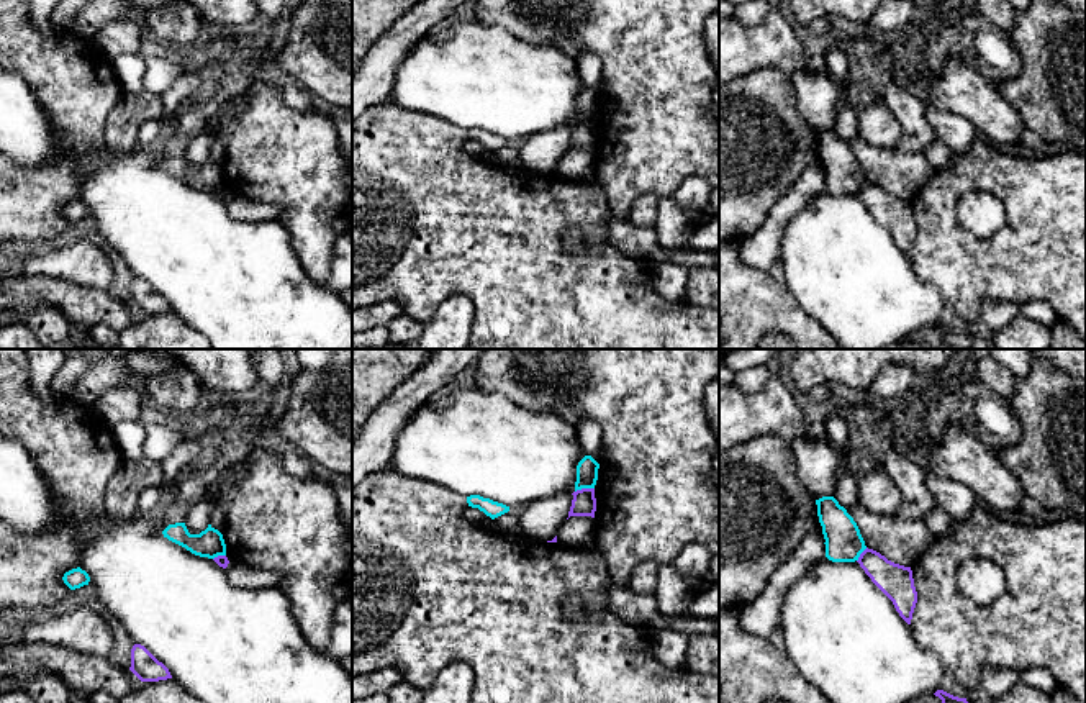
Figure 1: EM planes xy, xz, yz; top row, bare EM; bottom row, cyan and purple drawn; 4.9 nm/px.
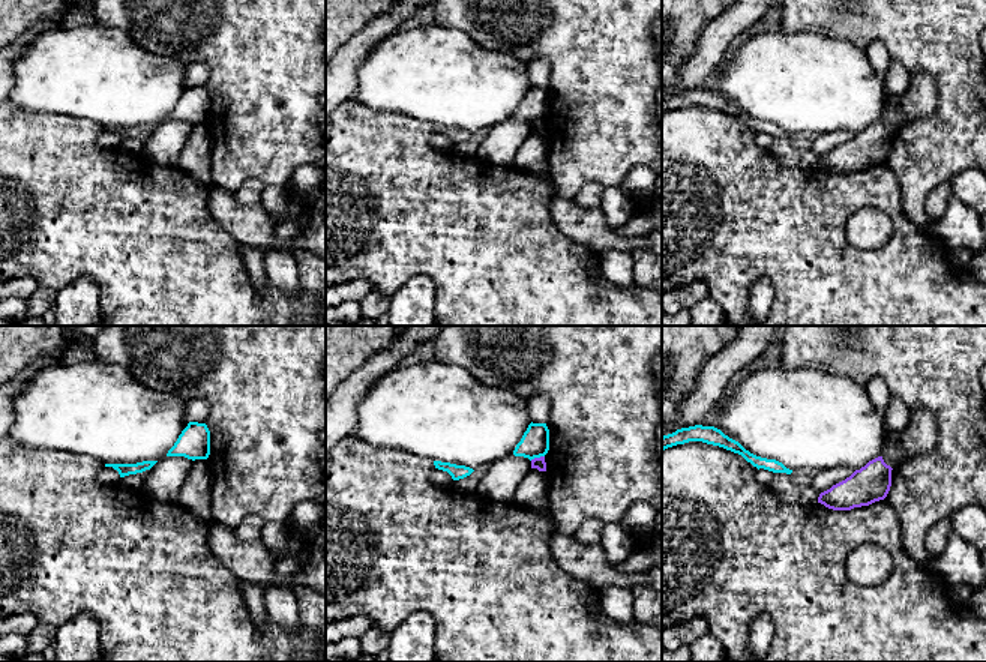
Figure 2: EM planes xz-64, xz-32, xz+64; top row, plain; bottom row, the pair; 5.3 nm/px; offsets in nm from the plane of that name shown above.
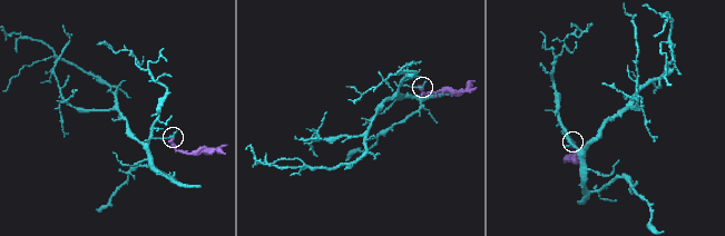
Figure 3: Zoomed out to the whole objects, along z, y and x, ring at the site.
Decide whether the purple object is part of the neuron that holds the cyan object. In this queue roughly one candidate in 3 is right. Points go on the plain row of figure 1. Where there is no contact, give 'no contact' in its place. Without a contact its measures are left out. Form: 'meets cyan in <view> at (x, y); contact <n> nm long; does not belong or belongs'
meets cyan in xz at (583, 120); contact 100 nm long; does not belong

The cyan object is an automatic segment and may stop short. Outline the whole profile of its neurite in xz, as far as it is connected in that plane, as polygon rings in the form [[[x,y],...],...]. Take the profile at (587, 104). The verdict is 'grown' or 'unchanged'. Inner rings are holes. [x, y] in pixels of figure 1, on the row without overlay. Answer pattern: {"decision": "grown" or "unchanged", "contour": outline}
{"decision": "unchanged", "contour": [[[585,88],[577,98],[575,125],[581,121],[595,121],[598,102],[600,97],[591,88]]]}

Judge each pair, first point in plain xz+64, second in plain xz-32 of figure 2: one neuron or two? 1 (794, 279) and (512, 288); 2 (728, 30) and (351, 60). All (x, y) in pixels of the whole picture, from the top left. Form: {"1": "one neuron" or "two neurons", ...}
{"1": "one neuron", "2": "one neuron"}

